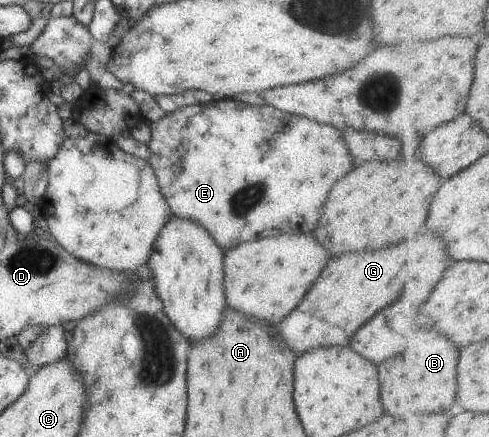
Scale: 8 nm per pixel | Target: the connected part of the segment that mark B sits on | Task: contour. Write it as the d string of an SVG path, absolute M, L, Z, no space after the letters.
M417 331L415 351L413 343L407 343L407 351L401 351L393 359L379 363L379 397L385 413L393 417L421 415L421 413L439 413L447 411L457 399L457 363L459 349L457 345L439 335L439 331Z

